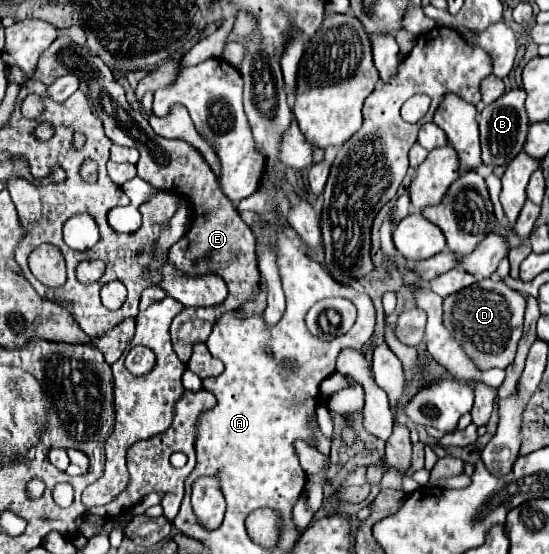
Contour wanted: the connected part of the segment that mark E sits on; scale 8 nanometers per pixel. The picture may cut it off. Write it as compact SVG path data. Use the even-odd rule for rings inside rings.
M61 34L39 58L41 64L41 80L45 84L51 84L55 78L65 74L81 76L81 80L89 86L89 96L93 102L93 108L97 116L103 122L105 134L115 144L125 144L131 148L137 148L141 152L141 158L137 162L137 176L149 182L157 190L169 190L179 194L181 198L189 200L191 204L191 226L187 234L169 250L169 260L175 264L175 268L189 272L189 274L207 274L215 272L219 274L229 288L229 296L223 300L223 304L215 304L211 308L185 308L173 322L173 350L179 356L179 360L185 364L191 358L193 346L197 342L205 342L211 334L213 324L229 310L235 310L241 306L253 292L253 288L261 282L259 268L257 268L257 256L255 256L255 236L251 228L241 220L239 212L235 210L233 202L223 196L223 190L217 184L215 174L211 172L209 164L203 160L199 152L195 152L193 146L185 144L183 140L167 140L153 132L147 118L129 106L125 100L125 90L117 84L113 78L109 66L99 60L99 56L89 54L85 46L77 46L71 42L69 36Z

